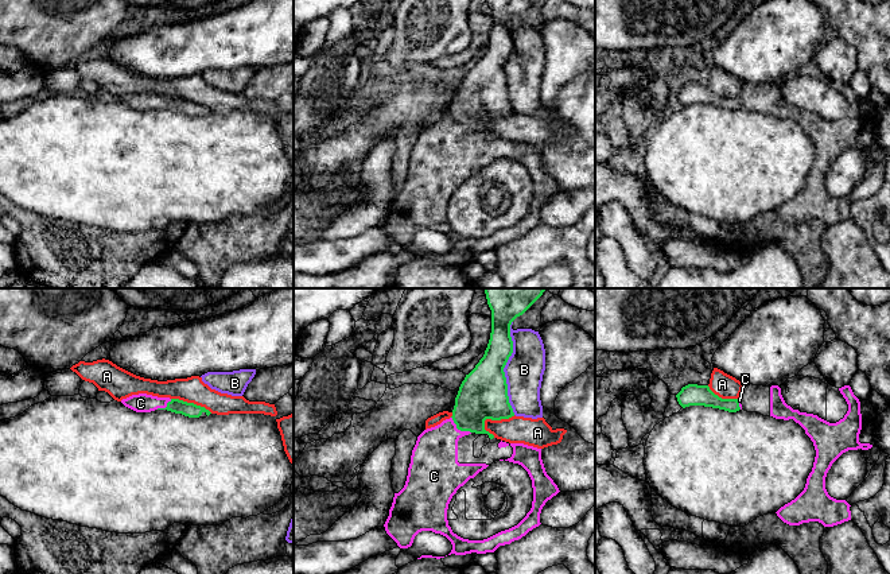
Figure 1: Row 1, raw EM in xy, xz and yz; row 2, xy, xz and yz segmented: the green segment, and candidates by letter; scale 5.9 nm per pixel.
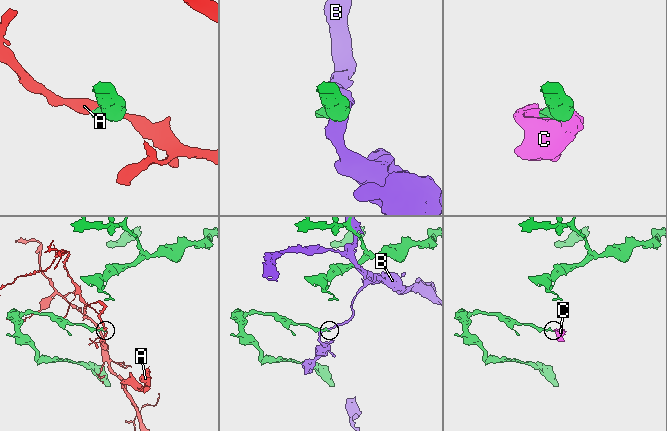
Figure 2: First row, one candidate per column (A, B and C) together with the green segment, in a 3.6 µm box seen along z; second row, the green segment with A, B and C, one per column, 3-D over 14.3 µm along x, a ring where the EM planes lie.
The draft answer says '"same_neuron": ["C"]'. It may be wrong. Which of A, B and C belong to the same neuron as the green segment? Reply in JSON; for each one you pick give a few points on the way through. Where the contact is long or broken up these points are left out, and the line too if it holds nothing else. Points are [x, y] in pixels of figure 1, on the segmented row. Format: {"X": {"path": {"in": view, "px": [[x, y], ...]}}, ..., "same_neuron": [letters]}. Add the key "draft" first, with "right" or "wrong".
{"draft": "right", "C": {"path": {"in": "xz", "px": [[482, 395], [458, 429], [436, 450], [434, 462]]}}, "same_neuron": ["C"]}

